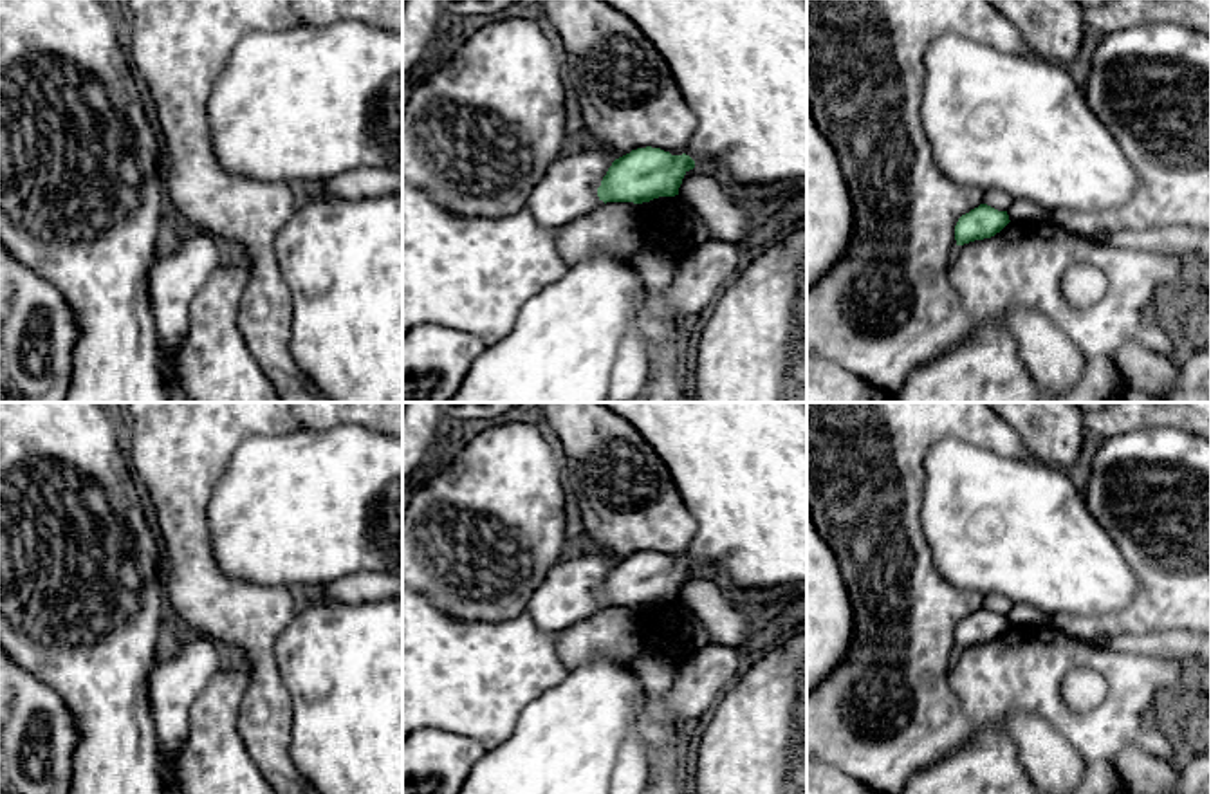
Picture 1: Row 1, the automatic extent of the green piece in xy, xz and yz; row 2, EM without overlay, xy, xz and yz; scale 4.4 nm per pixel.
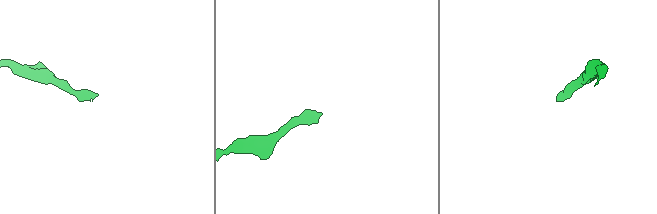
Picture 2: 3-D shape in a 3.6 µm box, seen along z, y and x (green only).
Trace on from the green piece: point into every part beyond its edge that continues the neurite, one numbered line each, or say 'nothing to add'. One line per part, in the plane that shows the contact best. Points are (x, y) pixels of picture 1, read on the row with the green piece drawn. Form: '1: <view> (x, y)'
1: xz (740, 65)

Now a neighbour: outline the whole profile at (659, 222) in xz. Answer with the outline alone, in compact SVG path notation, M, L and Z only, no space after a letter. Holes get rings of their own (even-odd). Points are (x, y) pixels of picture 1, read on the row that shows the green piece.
M679 195L659 197L639 204L639 218L642 244L680 260L689 251L677 249L677 231L684 226L677 215L677 198Z

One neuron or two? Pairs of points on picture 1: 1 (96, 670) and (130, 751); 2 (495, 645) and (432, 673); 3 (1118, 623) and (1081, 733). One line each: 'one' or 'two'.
1: one
2: one
3: two

